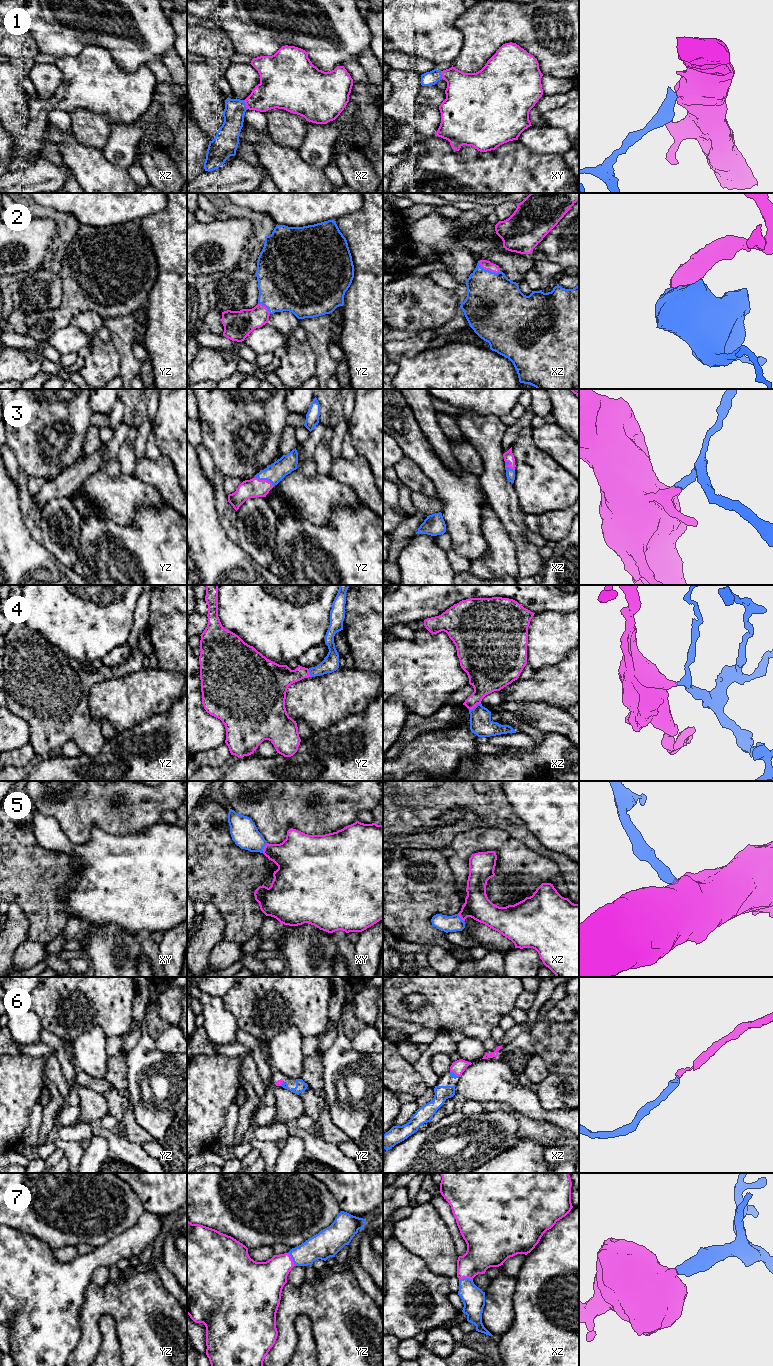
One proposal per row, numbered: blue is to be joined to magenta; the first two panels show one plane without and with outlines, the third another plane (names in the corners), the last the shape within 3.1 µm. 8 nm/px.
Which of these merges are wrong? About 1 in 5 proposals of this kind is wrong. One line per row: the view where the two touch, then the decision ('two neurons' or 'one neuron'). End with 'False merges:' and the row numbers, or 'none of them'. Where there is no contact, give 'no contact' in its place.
1: meets magenta in xz; one neuron
2: meets magenta in xz; one neuron
3: meets magenta in yz; one neuron
4: meets magenta in xz; one neuron
5: meets magenta in xy; one neuron
6: meets magenta in xz; one neuron
7: meets magenta in xz; one neuron
False merges: none of them

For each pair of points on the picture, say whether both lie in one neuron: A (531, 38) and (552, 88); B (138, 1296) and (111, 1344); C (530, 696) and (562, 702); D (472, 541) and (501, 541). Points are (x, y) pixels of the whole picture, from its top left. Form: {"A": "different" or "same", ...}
{"A": "different", "B": "different", "C": "same", "D": "different"}

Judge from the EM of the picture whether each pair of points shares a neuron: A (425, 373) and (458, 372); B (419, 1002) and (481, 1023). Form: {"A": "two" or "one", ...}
{"A": "one", "B": "two"}

